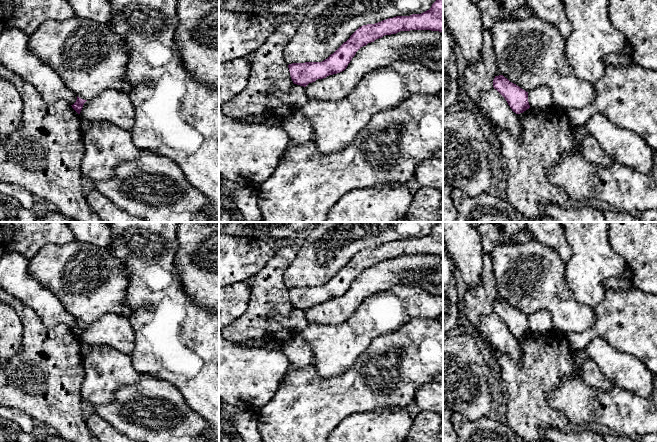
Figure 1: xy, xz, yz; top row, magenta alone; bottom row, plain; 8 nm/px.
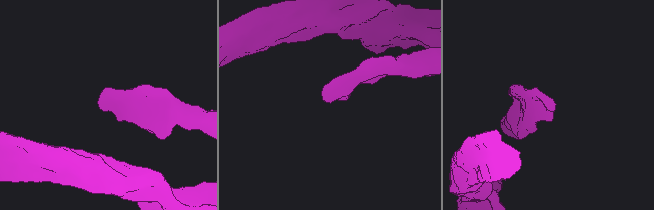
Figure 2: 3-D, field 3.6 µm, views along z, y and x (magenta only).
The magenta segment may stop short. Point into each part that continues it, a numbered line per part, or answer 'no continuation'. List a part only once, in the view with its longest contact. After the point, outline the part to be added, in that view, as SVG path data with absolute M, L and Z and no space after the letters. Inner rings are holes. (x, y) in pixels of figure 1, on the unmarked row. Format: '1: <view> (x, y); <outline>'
no continuation

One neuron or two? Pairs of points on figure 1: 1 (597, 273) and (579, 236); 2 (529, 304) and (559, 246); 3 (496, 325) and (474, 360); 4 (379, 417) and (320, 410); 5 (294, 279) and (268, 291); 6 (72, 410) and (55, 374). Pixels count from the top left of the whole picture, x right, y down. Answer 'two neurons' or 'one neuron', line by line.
1: one neuron
2: two neurons
3: two neurons
4: two neurons
5: two neurons
6: one neuron

